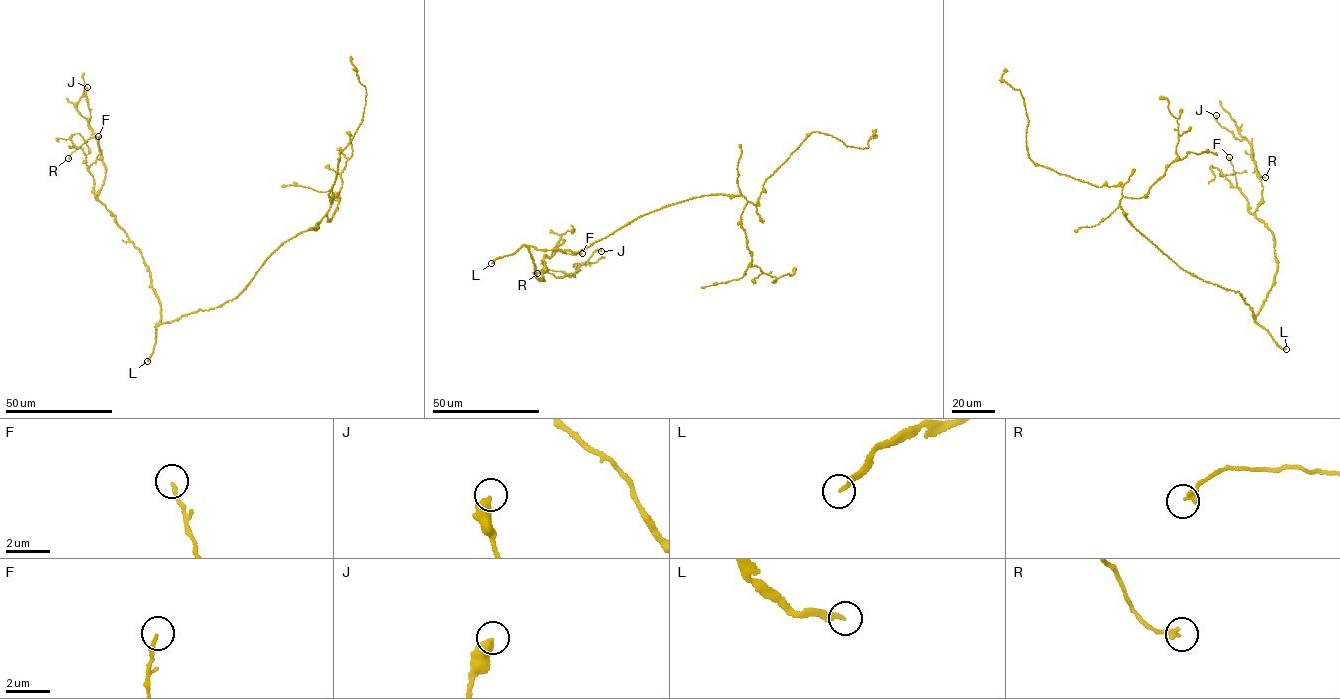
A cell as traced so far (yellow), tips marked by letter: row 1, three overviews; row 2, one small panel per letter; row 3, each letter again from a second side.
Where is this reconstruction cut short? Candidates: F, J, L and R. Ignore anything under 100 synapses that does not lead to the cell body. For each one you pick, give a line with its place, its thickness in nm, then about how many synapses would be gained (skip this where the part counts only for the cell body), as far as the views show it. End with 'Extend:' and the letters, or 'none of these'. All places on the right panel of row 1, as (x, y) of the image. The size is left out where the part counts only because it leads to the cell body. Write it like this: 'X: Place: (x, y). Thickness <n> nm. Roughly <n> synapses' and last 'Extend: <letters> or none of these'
L: Place: (1286, 349). Thickness 190 nm
Extend: L

